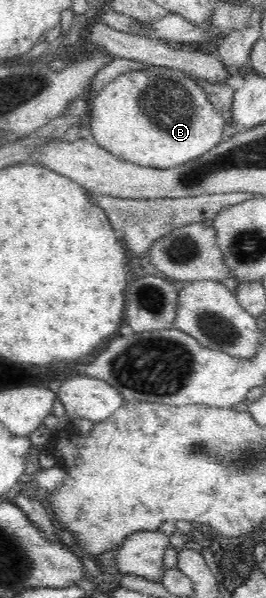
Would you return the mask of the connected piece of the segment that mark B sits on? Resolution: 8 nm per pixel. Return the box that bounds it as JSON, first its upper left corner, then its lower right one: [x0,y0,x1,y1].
[90,65,226,169]

